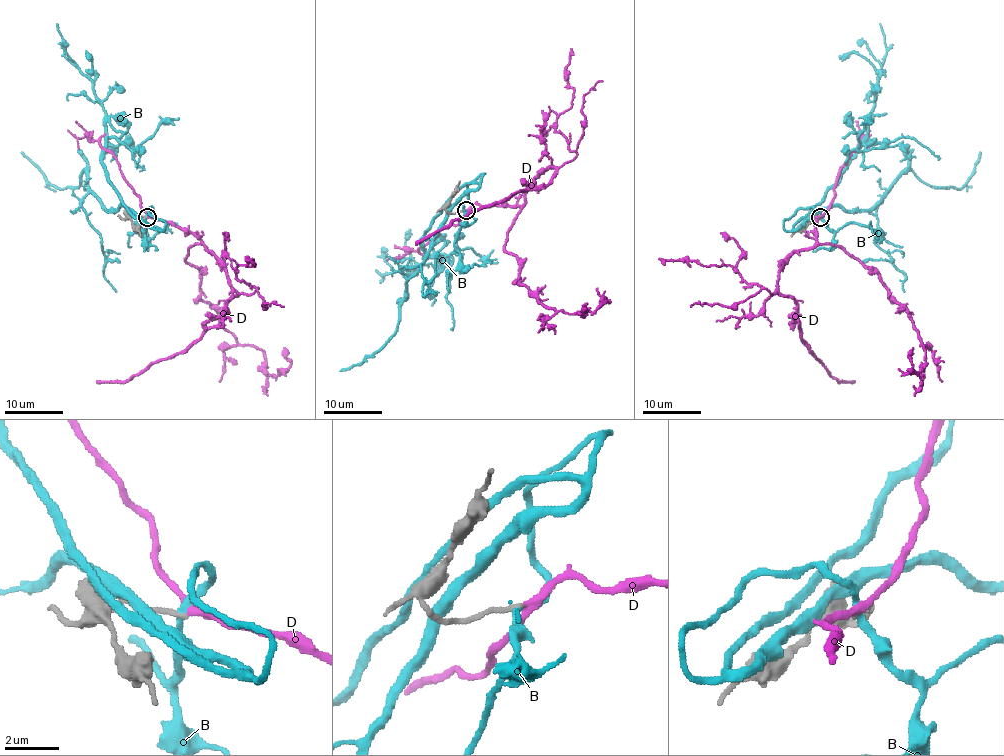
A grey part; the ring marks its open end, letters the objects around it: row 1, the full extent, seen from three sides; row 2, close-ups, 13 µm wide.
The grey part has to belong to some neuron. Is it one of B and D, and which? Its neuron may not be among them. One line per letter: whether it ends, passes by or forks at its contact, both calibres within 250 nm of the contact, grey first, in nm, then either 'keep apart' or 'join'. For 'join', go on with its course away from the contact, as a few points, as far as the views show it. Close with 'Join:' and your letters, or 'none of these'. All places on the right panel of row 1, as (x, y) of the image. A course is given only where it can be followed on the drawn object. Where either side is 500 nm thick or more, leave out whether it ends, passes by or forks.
B: it passes by; 180 nm thick on the grey side, 240 nm on the other; keep apart
D: it passes by; 160 nm thick on the grey side, 240 nm on the other; join; it runs (820, 218), (816, 242), (797, 250), (779, 271), (778, 287), (794, 300), (810, 350), (836, 381), (855, 382)
Join: D

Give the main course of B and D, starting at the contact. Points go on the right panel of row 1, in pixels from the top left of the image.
B: (820, 218), (800, 207), (784, 228), (794, 231), (823, 207), (868, 210), (909, 171), (960, 188), (980, 152)
D: (820, 218), (816, 242), (797, 250), (779, 271), (778, 287), (794, 300), (810, 350), (836, 381), (855, 382)

